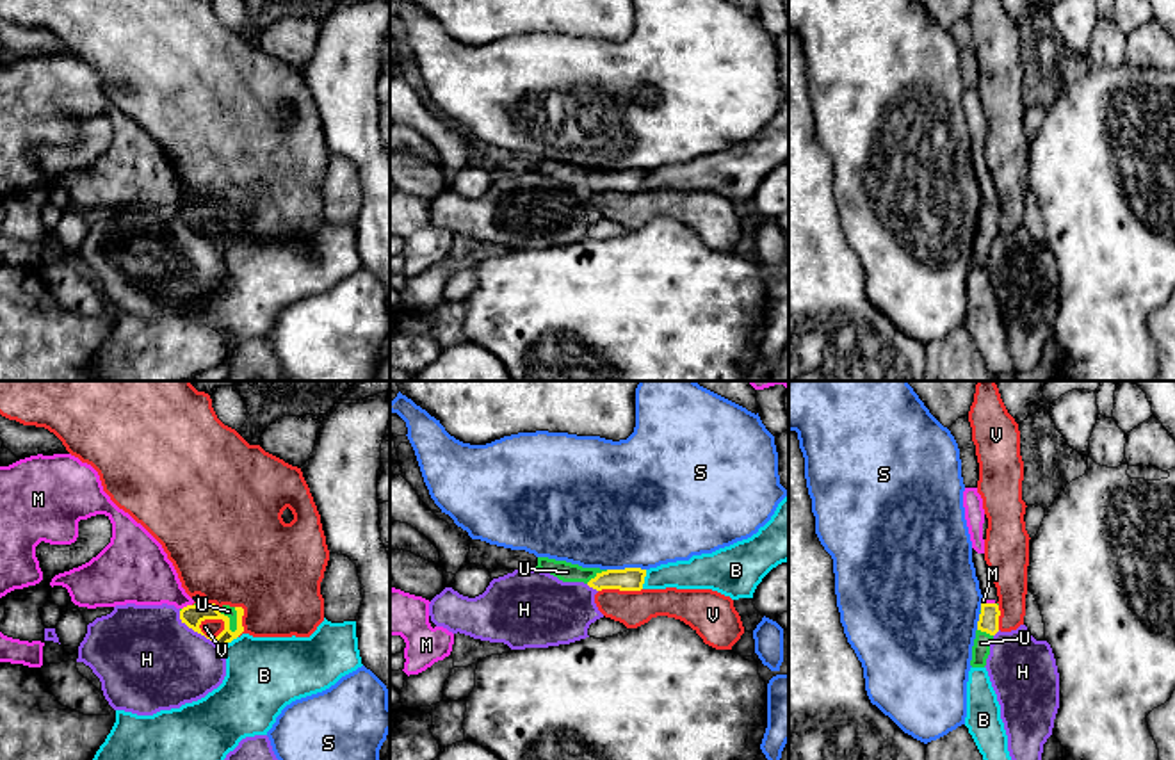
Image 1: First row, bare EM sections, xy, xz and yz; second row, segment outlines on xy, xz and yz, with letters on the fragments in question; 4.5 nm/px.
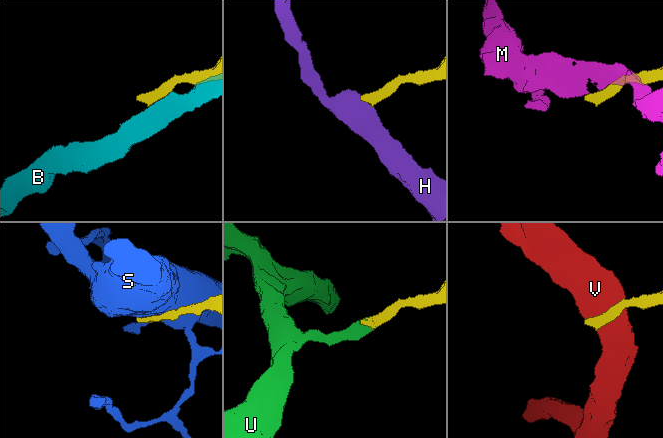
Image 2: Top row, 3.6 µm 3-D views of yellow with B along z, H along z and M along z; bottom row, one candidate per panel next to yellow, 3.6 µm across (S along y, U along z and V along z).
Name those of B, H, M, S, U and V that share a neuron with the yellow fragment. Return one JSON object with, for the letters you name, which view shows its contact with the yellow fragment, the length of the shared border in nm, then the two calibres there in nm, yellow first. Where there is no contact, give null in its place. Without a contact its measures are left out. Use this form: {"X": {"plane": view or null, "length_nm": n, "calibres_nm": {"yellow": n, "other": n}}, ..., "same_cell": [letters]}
{"U": {"plane": "xy", "length_nm": 150, "calibres_nm": {"yellow": 100, "other": 50}}, "same_cell": ["U"]}

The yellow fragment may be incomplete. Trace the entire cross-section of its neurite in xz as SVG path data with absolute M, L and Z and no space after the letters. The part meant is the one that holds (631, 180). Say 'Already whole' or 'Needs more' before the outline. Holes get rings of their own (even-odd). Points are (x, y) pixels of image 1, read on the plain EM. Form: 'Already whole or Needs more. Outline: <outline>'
Needs more. Outline: M538 158L536 171L547 173L563 183L584 183L589 189L620 190L620 192L641 192L646 178L646 171L625 169L625 171L600 171L582 169L566 162L555 162L548 158Z

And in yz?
Needs more. Outline: M981 205L976 240L972 247L972 269L985 269L990 256L990 246L993 237L999 233L999 205Z

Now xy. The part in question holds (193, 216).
Needs more. Outline: M198 203L194 206L180 210L182 224L185 224L189 230L192 230L201 237L205 235L201 233L199 226L205 221L223 221L224 231L217 239L207 239L221 249L224 249L228 244L231 244L244 233L242 217L244 217L242 208L230 208L230 206L217 208L215 205L207 203Z

